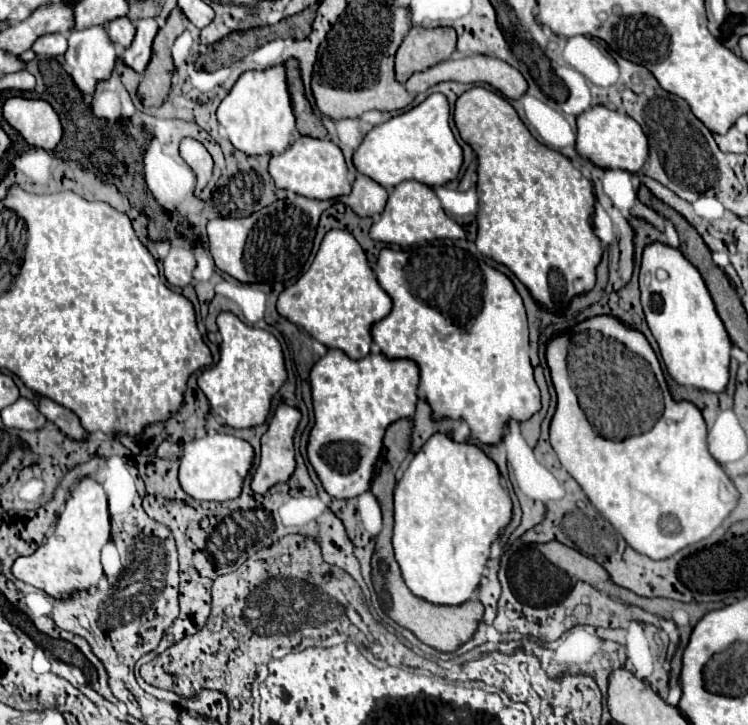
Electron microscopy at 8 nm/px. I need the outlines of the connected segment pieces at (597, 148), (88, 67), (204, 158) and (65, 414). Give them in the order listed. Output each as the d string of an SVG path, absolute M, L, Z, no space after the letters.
M593 106L577 116L577 152L589 158L599 168L619 168L627 172L639 172L647 160L647 138L641 126L627 114L609 110L607 106Z
M103 26L69 32L67 42L65 62L71 68L69 74L83 96L93 96L97 82L109 80L115 68L117 50L109 42Z
M185 138L181 142L181 158L193 168L193 172L197 174L197 194L207 186L209 178L211 178L211 170L213 170L213 158L211 154L205 150L205 146L193 138Z
M37 398L37 410L41 410L41 414L45 414L45 418L47 418L49 422L53 422L53 424L55 424L63 434L67 434L69 438L73 438L73 440L83 440L85 432L81 430L79 418L77 418L71 410L59 406L57 402L53 402L53 400L49 400L49 398Z

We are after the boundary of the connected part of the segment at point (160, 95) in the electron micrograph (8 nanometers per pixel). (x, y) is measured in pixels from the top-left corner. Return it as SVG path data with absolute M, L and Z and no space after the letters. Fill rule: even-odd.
M173 8L167 24L157 32L157 38L153 40L153 58L139 84L139 100L145 104L145 108L151 108L151 104L163 104L171 86L173 72L171 46L175 38L187 28L187 24L189 20L185 14L179 8Z

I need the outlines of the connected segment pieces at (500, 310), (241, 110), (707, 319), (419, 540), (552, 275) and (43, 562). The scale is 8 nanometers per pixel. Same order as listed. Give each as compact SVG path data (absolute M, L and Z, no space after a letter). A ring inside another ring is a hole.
M421 242L403 250L383 248L377 258L375 274L381 288L391 296L393 310L373 326L373 340L387 358L409 358L419 366L419 390L431 404L435 418L465 418L477 440L495 444L503 438L503 424L509 418L527 420L541 408L539 388L529 362L525 306L513 282L503 272L451 242ZM479 272L483 278L481 306Z
M279 64L267 70L249 70L241 74L231 92L219 104L217 120L227 128L231 144L247 156L275 154L287 150L289 134L295 128L295 116L285 66Z
M661 242L647 244L641 256L639 290L649 330L659 344L663 362L673 380L683 386L723 392L729 380L731 340L697 268L679 248ZM659 272L665 272L665 278L659 278Z
M435 432L423 448L409 460L394 496L393 550L409 590L433 604L457 606L473 598L481 572L489 558L493 538L511 520L511 498L501 486L497 464L475 444L455 442L443 432Z
M475 86L463 92L455 102L453 120L459 136L473 148L479 164L477 248L481 254L511 268L511 272L529 288L533 298L551 310L567 306L571 296L591 290L595 284L595 266L601 260L603 248L591 228L593 190L589 180L581 176L569 158L539 144L519 120L515 108L487 88Z
M81 480L73 492L71 498L65 504L65 510L61 512L59 520L57 520L57 528L51 536L47 536L43 540L43 544L31 554L31 556L19 556L13 564L21 566L23 574L15 574L15 576L25 576L25 582L47 592L51 598L67 598L71 594L75 594L77 590L89 590L95 588L99 584L99 580L103 578L103 568L99 562L99 554L101 548L109 542L109 510L107 510L107 496L101 488L101 484L97 484L95 480Z

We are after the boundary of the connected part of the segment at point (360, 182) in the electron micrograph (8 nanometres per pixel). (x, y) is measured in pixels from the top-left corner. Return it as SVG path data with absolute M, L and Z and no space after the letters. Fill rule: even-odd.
M359 174L355 178L355 182L353 182L351 194L349 196L343 196L339 200L347 202L347 206L357 216L373 216L373 214L381 214L381 210L385 208L387 196L389 196L387 188L383 188L381 184L377 184L369 176Z

